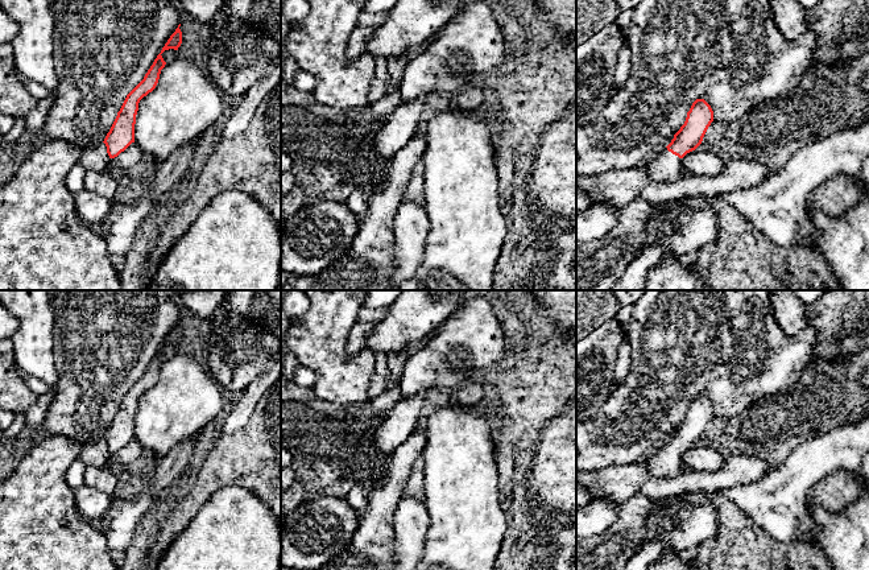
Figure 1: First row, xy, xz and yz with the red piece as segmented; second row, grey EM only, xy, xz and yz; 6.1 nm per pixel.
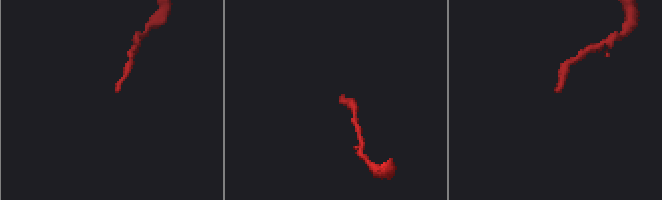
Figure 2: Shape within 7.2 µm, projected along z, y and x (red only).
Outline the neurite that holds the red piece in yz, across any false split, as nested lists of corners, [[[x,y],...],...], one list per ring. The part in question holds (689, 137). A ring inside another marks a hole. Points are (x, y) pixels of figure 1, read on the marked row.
[[[696,99],[667,149],[646,166],[647,178],[654,182],[671,182],[680,178],[686,173],[682,158],[702,144],[712,121],[711,106],[704,99]]]

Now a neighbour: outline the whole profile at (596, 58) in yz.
[[[611,22],[576,46],[576,131],[592,123],[614,92],[624,32]]]

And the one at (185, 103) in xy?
[[[175,57],[161,70],[156,88],[138,103],[135,124],[135,142],[146,160],[164,162],[169,156],[202,137],[220,121],[223,112],[222,92],[211,82],[204,69],[193,61]]]

